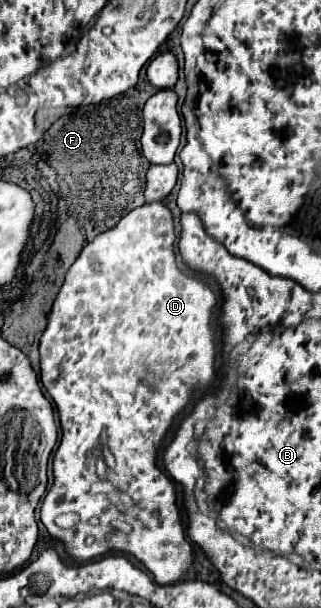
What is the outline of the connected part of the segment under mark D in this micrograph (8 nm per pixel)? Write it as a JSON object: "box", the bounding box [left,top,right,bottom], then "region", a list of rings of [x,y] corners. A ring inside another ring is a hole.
{"box":[40,202,216,584],"region":[[[150,202],[150,204],[142,204],[134,210],[130,210],[114,228],[110,228],[110,230],[98,234],[94,240],[90,240],[82,248],[76,262],[68,268],[66,280],[64,280],[64,284],[62,284],[62,288],[60,288],[60,292],[58,292],[54,304],[52,304],[52,310],[50,310],[50,316],[48,316],[48,326],[46,326],[46,330],[40,338],[40,380],[42,380],[44,388],[48,390],[50,398],[54,400],[54,404],[56,404],[56,410],[58,410],[58,416],[60,416],[60,426],[62,426],[62,440],[60,440],[60,446],[58,446],[58,450],[54,454],[54,462],[52,462],[54,484],[42,500],[40,514],[42,514],[42,524],[46,526],[50,536],[62,542],[66,554],[72,560],[86,562],[86,560],[94,560],[94,558],[100,558],[100,556],[106,556],[106,554],[112,554],[112,552],[122,552],[122,554],[128,552],[128,554],[136,556],[154,574],[156,582],[160,582],[160,584],[174,584],[190,572],[192,562],[194,562],[194,552],[192,552],[190,540],[184,534],[180,510],[174,502],[176,500],[176,488],[174,488],[172,480],[168,480],[168,476],[158,468],[156,456],[158,456],[158,450],[162,448],[164,438],[166,438],[166,430],[168,430],[166,422],[172,422],[172,420],[176,420],[178,414],[182,414],[182,410],[186,408],[192,392],[204,390],[204,388],[208,388],[206,382],[212,384],[216,380],[216,340],[214,340],[214,326],[212,326],[214,302],[216,302],[214,292],[210,290],[210,286],[206,282],[202,282],[194,274],[184,274],[178,268],[176,258],[174,258],[172,212],[162,202]],[[188,358],[192,360],[192,368],[186,368]],[[102,430],[108,430],[108,446],[116,446],[116,448],[124,446],[122,448],[122,466],[124,467],[116,466],[116,470],[108,470],[108,478],[98,482],[96,472],[88,470],[84,462],[86,462],[86,452],[100,438]]]}

